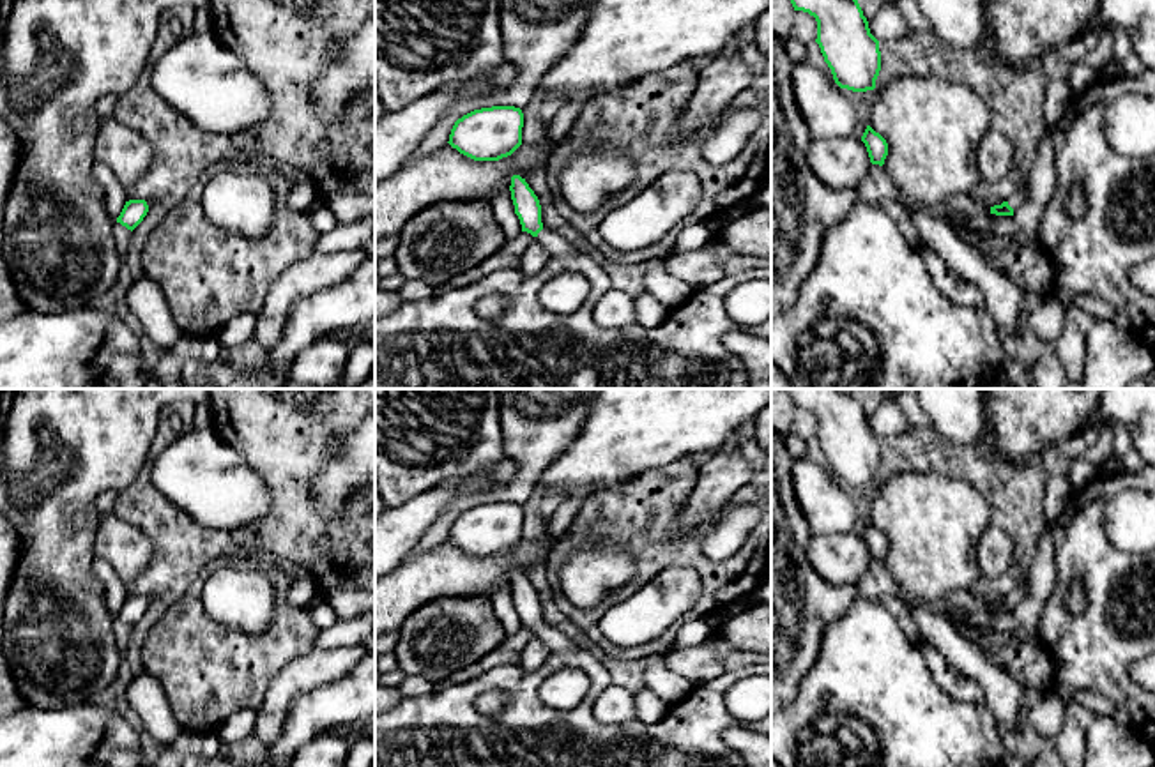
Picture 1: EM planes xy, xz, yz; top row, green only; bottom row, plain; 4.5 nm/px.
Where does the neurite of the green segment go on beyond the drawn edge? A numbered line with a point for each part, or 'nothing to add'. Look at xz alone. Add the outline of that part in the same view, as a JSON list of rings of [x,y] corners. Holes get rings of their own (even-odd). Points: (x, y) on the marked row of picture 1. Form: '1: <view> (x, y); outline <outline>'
1: xz (558, 246); outline [[[543,228],[536,239],[545,246],[545,249],[552,254],[552,258],[580,253],[564,237],[561,237],[547,228]]]

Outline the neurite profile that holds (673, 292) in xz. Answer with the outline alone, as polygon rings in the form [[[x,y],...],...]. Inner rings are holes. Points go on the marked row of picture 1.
[[[720,217],[692,223],[686,226],[672,249],[667,254],[649,258],[644,262],[642,288],[651,293],[656,300],[665,304],[669,309],[685,304],[695,292],[685,281],[674,277],[667,270],[667,260],[674,254],[708,246],[713,240],[713,232]]]

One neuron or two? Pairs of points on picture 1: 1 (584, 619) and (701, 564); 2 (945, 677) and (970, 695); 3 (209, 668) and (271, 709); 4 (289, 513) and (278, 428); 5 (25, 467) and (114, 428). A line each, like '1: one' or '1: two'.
1: one
2: one
3: two
4: one
5: one

